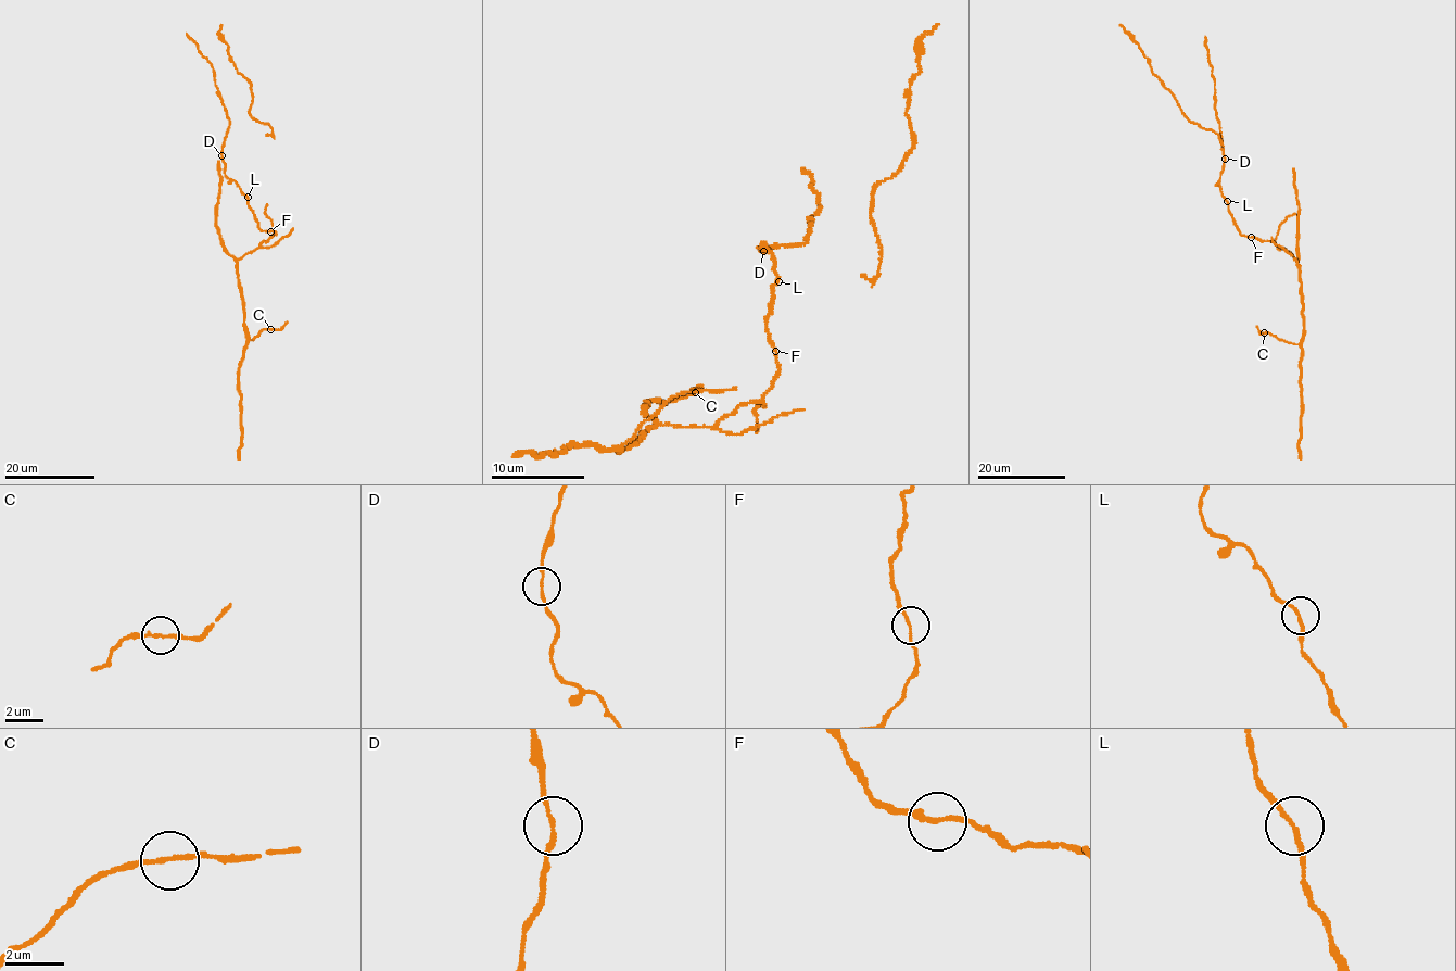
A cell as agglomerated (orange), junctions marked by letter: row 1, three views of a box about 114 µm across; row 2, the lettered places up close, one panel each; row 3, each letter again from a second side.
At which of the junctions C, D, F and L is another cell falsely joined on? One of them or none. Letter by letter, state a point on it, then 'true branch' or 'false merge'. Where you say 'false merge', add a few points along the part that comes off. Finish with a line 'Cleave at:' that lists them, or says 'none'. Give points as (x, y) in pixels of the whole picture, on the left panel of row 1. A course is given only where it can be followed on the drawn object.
C: (270, 329) | true branch
D: (222, 155) | true branch
F: (270, 231) | true branch
L: (248, 197) | true branch
Cleave at: none

